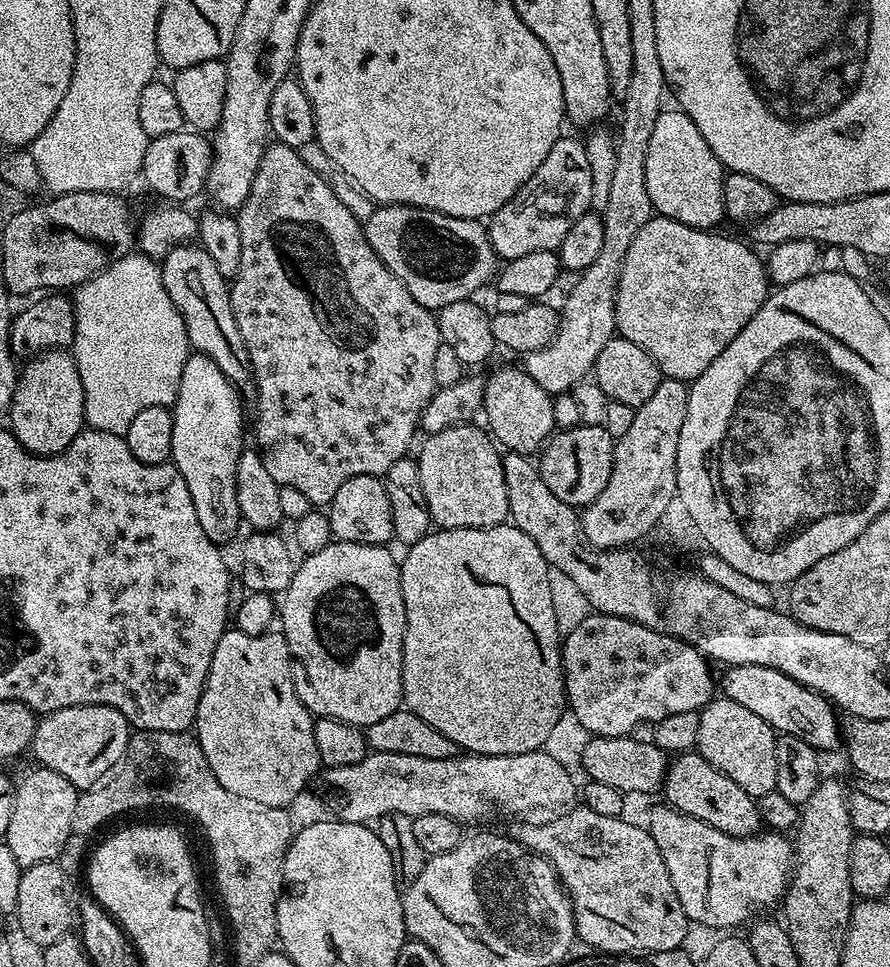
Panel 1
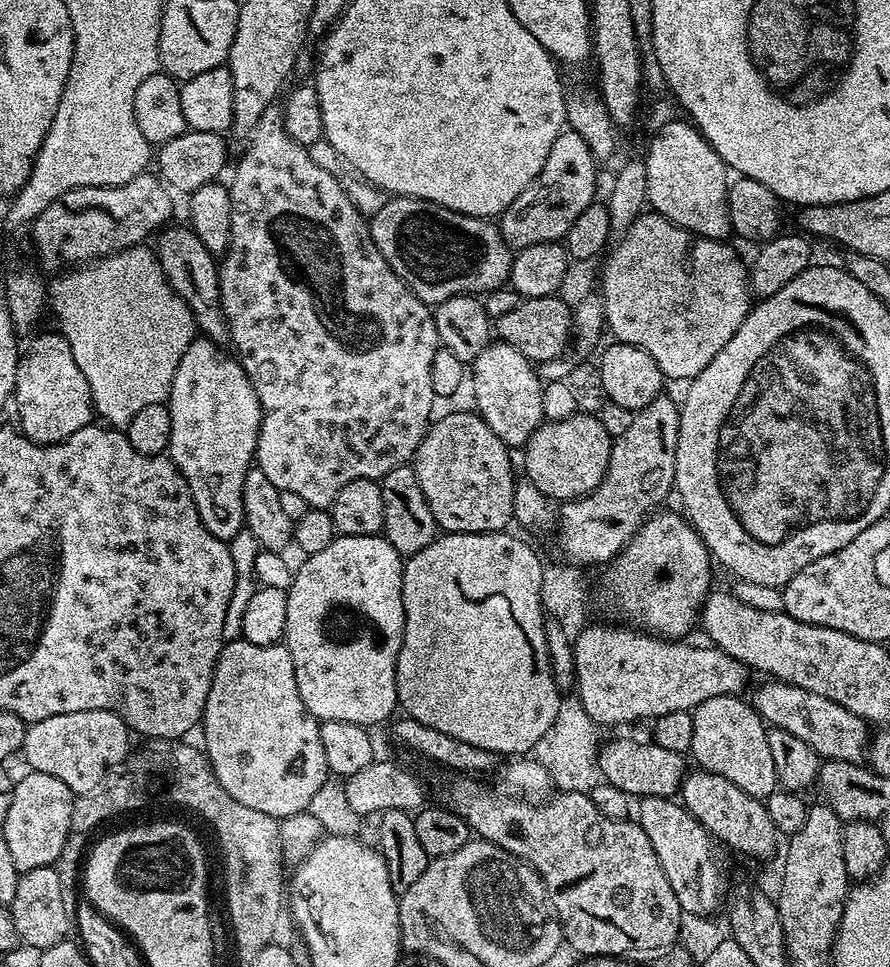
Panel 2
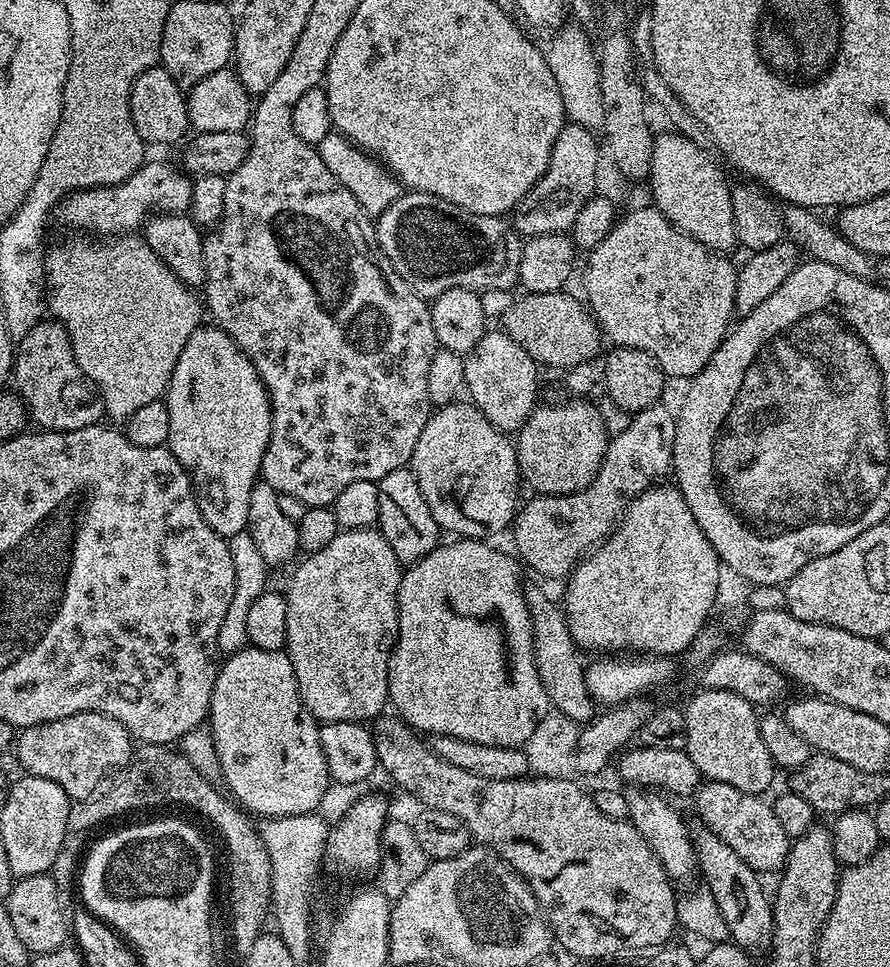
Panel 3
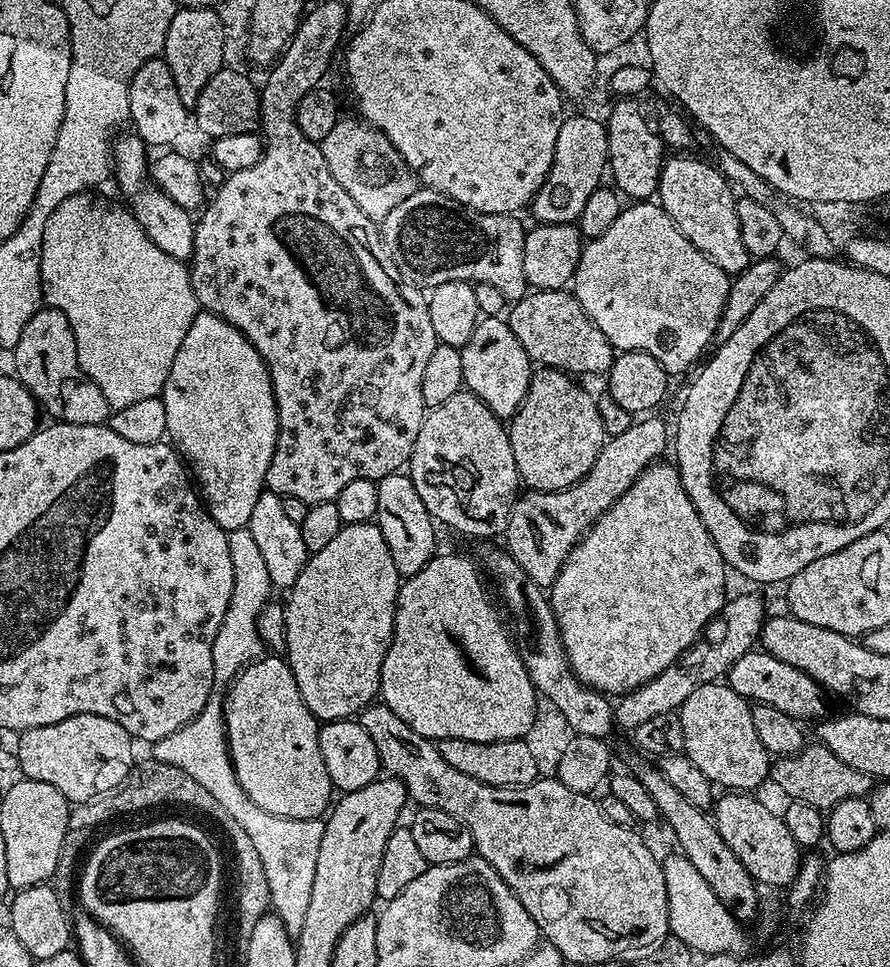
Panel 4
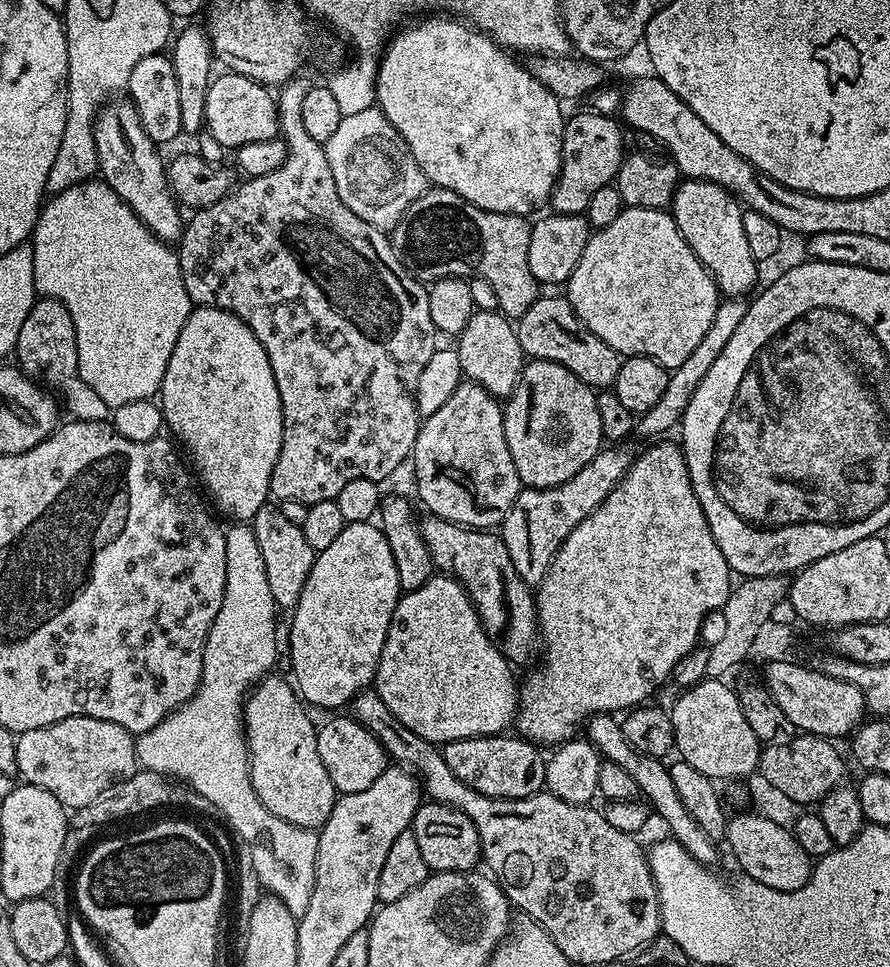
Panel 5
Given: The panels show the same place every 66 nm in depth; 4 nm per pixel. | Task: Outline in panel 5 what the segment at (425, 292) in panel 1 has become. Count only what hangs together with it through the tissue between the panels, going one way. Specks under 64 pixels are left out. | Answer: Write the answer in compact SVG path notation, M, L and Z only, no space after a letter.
M432 186L424 191L414 202L410 202L406 214L402 214L400 221L390 229L390 239L392 248L400 255L401 262L406 266L406 270L414 279L421 282L431 282L446 278L449 274L455 273L457 270L464 270L460 268L469 268L469 273L486 278L486 282L490 282L490 286L494 286L494 294L498 294L498 302L500 303L499 311L503 312L509 318L518 318L522 314L526 314L526 310L530 310L530 306L534 306L536 297L541 295L542 292L541 285L536 283L534 274L530 274L530 234L532 233L532 224L526 221L527 219L524 216L515 216L509 212L482 210L478 205L466 202L466 198L454 194L454 190Z

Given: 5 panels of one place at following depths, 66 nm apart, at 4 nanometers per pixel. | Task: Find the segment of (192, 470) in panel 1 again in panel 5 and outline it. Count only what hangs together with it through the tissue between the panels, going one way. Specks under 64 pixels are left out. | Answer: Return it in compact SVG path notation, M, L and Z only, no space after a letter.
M193 307L186 318L186 326L182 326L182 334L178 334L178 342L174 342L174 354L170 354L166 374L160 383L158 405L167 431L173 432L171 435L186 456L188 451L187 459L190 464L192 459L191 467L203 491L210 500L212 495L215 511L221 517L229 516L232 522L250 522L255 518L258 510L270 500L270 478L282 450L284 419L278 382L274 382L274 370L270 370L270 358L266 358L266 350L262 350L262 342L258 342L254 330L232 311Z

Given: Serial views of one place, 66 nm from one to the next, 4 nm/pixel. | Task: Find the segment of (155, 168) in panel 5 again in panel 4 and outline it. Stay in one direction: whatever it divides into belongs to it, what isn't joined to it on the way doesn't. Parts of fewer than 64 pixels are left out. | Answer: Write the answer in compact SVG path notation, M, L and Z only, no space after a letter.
M135 134L117 135L112 145L112 162L114 165L114 180L120 187L120 192L124 196L129 196L126 201L127 207L132 213L132 217L142 226L146 238L158 246L158 250L170 254L170 258L191 261L194 250L194 230L196 220L189 209L178 206L174 198L170 198L160 188L156 187L150 179L150 155L149 149Z

